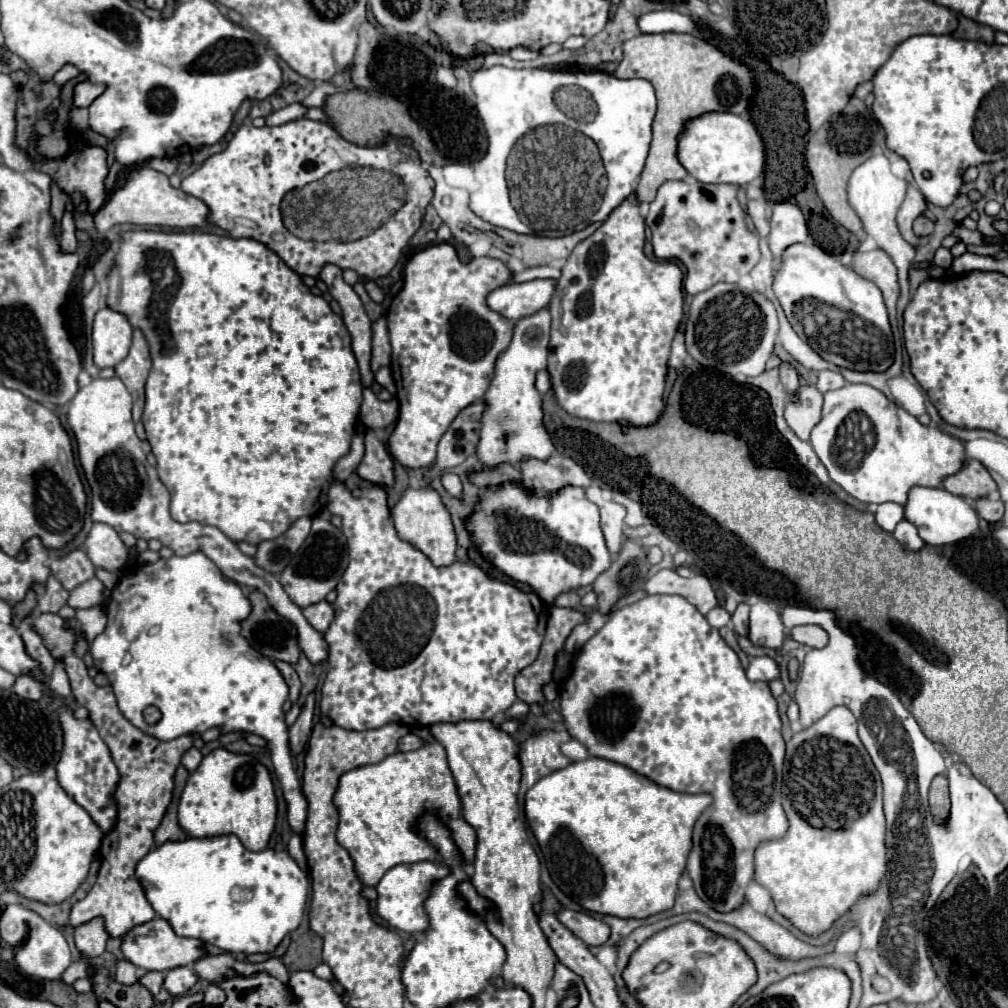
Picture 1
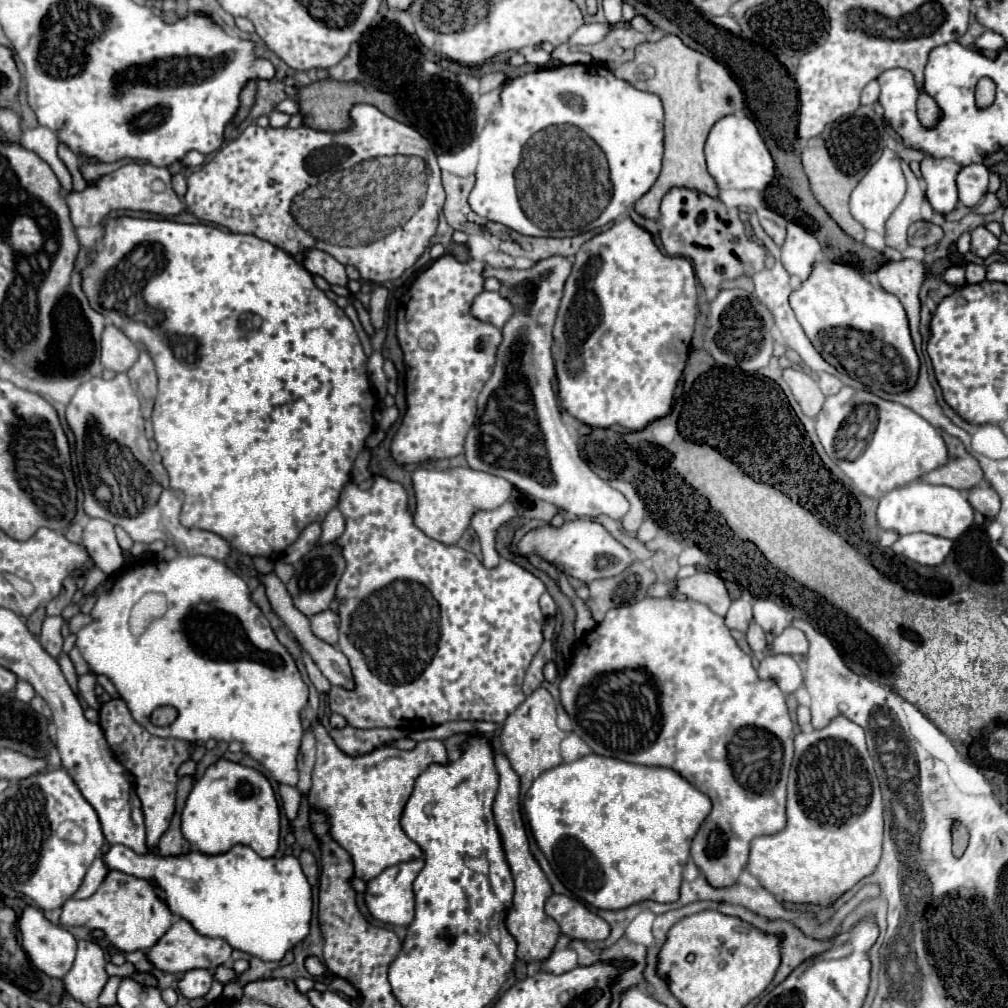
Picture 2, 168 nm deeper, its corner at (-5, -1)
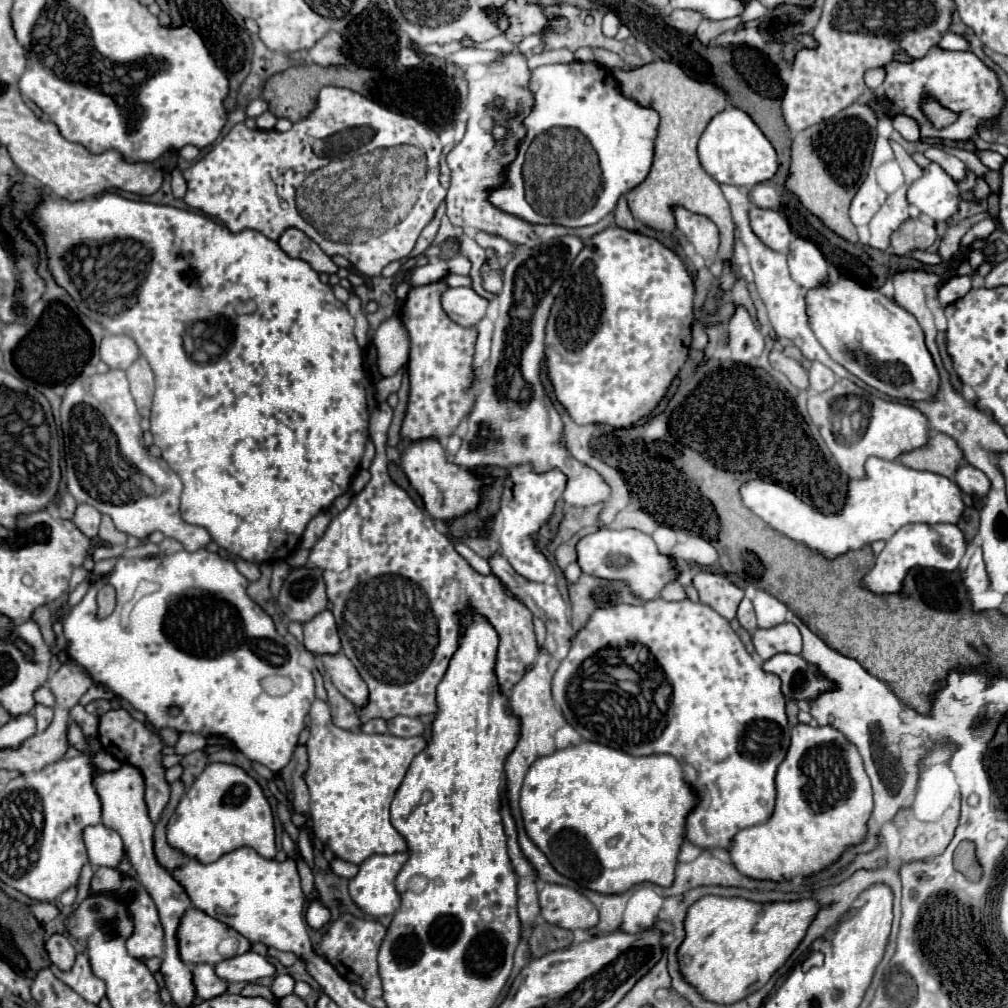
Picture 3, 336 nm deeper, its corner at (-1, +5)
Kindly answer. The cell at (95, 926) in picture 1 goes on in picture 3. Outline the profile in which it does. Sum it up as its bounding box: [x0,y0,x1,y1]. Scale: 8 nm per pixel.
[51,954,105,1004]

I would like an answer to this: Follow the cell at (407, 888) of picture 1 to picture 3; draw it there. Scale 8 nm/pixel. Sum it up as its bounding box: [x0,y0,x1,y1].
[349,852,409,918]

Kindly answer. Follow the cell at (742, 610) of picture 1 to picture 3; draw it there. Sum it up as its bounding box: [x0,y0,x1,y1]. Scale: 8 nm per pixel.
[753,624,801,660]

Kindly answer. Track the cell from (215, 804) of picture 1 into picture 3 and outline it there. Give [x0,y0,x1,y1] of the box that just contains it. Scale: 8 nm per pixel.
[167,762,275,864]

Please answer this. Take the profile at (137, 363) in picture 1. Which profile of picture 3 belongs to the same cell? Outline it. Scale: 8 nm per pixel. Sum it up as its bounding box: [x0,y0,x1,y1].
[127,356,153,412]

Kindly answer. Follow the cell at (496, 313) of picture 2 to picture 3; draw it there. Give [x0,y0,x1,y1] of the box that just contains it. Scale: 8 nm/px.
[441,288,489,326]

